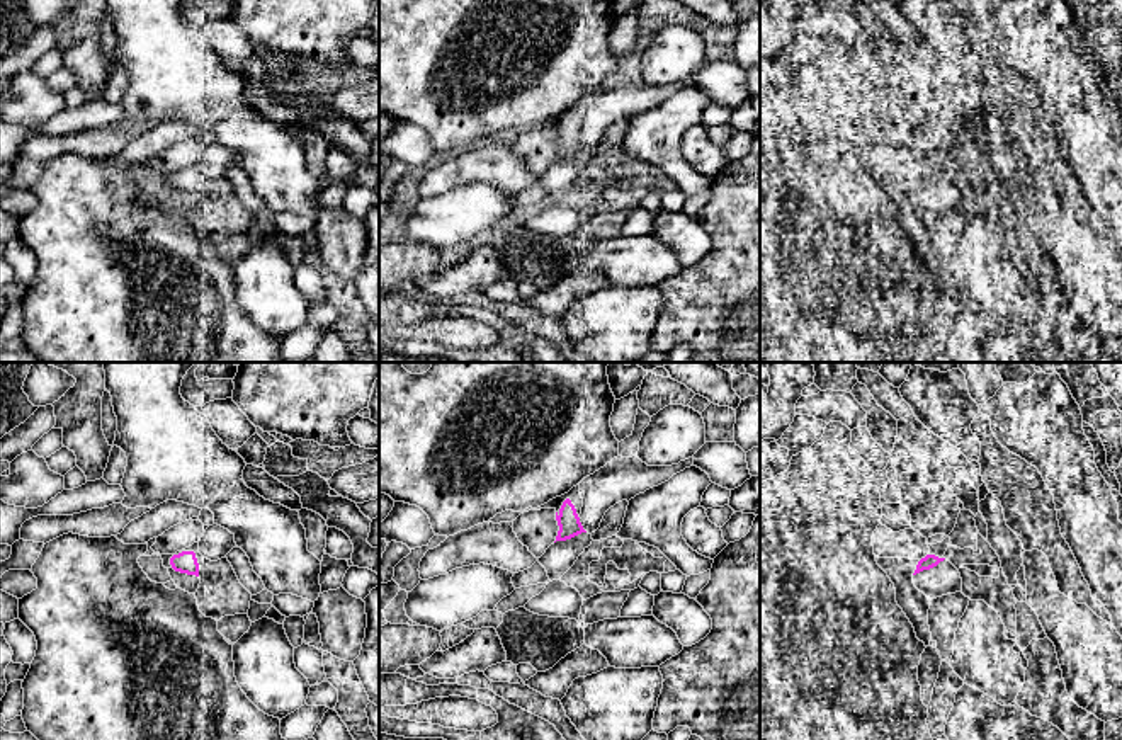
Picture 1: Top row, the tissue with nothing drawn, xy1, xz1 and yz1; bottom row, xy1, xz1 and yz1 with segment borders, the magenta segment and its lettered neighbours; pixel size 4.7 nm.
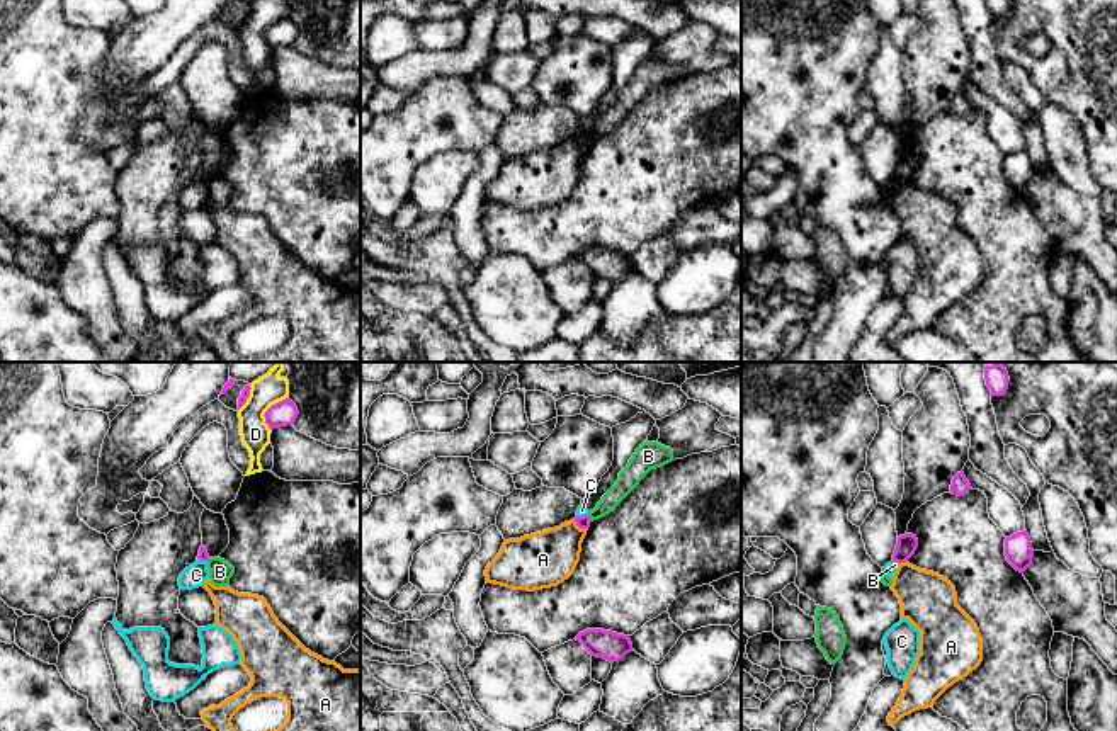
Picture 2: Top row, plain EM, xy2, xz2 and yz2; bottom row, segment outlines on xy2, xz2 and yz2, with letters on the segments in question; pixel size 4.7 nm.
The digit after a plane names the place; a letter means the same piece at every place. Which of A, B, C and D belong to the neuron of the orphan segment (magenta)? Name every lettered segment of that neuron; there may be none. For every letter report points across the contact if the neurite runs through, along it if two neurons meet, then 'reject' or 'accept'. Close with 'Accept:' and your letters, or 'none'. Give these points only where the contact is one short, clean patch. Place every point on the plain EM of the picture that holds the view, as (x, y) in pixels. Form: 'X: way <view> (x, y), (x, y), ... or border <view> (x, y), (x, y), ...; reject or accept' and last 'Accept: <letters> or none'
A: reject
B: border xz2 (587, 135), (592, 140); reject
C: reject
D: border xy2 (288, 16), (276, 21), (266, 31), (264, 41), (271, 50); reject
Accept: none

